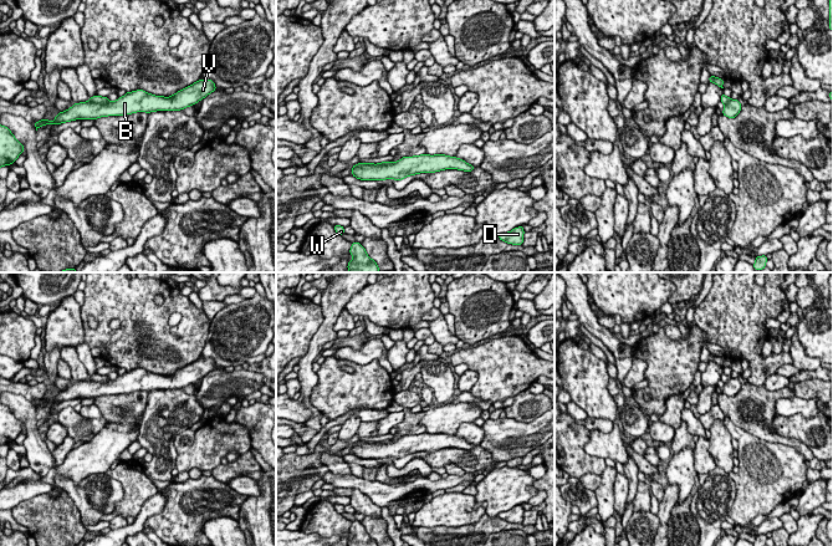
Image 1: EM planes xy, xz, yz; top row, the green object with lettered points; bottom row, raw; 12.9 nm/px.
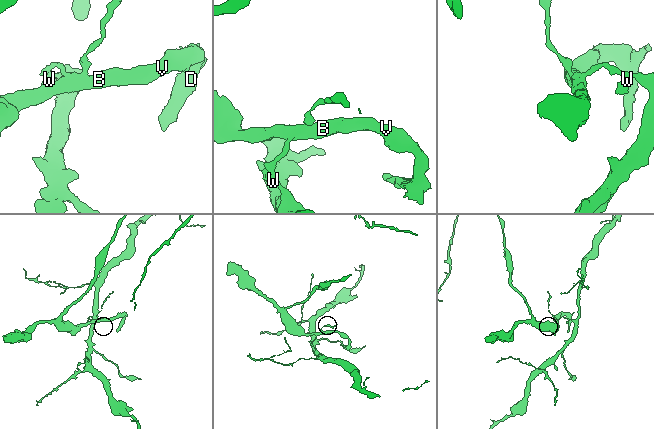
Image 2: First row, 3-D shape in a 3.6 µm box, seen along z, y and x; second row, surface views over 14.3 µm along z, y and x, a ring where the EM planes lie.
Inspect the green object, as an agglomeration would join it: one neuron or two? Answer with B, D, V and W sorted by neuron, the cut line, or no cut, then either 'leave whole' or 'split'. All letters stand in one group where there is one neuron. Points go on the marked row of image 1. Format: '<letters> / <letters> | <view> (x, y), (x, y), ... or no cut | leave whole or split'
B D V / W | xy (90, 100), (110, 102) | split

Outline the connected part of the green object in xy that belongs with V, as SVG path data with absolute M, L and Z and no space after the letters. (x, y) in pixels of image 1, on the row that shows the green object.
M200 78L195 83L185 87L182 91L178 91L170 97L163 97L163 96L154 96L150 95L143 90L137 90L133 92L127 92L123 97L119 97L114 102L108 103L94 103L91 101L75 103L71 108L68 108L65 112L58 112L56 118L51 122L50 119L41 119L36 123L34 123L36 131L45 126L45 124L61 124L65 122L75 121L75 119L97 119L99 117L107 117L107 116L124 116L124 114L132 114L136 112L155 112L155 111L179 111L184 109L189 106L193 106L205 98L209 93L216 91L215 83L211 80L203 80Z

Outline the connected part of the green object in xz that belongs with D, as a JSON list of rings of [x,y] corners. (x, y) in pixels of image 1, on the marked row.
[[[518,226],[509,233],[500,234],[497,238],[507,244],[522,245],[523,234],[525,234],[523,226]]]

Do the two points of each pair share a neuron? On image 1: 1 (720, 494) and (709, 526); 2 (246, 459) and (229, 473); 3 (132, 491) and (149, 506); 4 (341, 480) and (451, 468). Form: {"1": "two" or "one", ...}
{"1": "one", "2": "one", "3": "two", "4": "two"}

